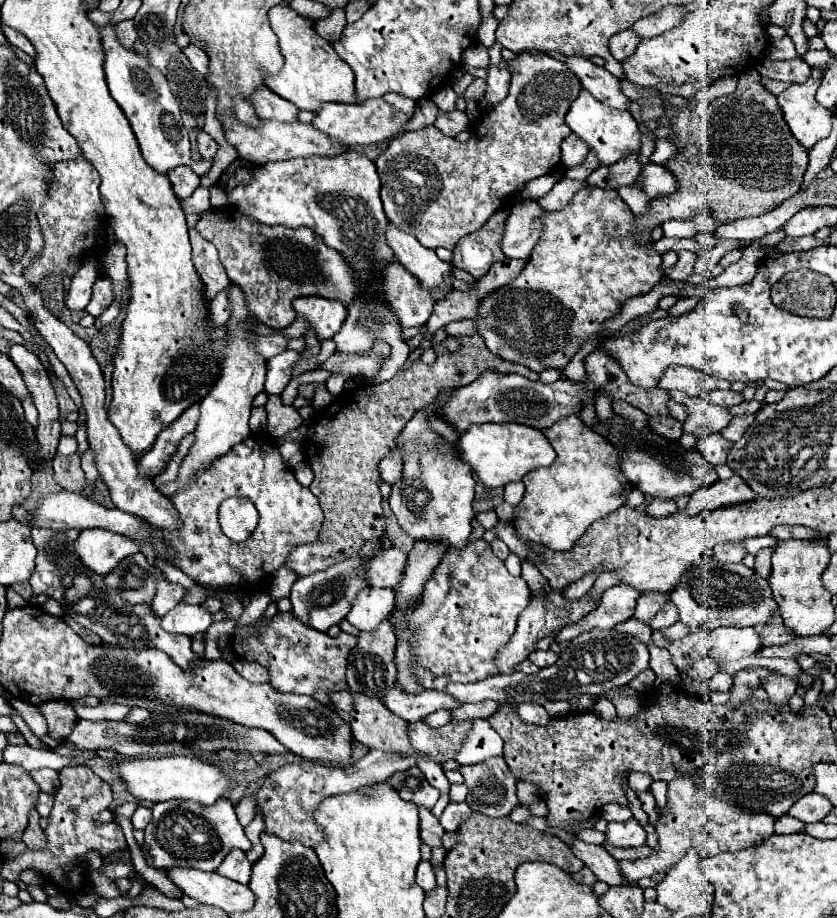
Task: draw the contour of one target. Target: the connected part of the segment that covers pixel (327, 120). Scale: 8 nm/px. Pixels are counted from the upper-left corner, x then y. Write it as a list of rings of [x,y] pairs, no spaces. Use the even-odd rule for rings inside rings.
[[[375,98],[375,100],[367,100],[363,104],[323,104],[313,118],[313,126],[327,134],[333,142],[339,142],[343,148],[355,148],[355,146],[369,146],[369,144],[377,144],[383,140],[389,140],[391,136],[395,136],[399,132],[399,128],[407,122],[409,118],[395,110],[393,106],[389,106],[383,98]]]

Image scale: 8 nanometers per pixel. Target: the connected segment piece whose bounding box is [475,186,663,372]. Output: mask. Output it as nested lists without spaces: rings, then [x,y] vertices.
[[[585,186],[563,210],[543,212],[541,224],[543,234],[533,246],[523,272],[515,282],[483,298],[479,316],[475,318],[477,334],[493,354],[523,364],[533,372],[543,372],[547,368],[563,370],[593,334],[603,332],[605,320],[615,318],[629,298],[647,294],[663,278],[661,256],[653,250],[653,244],[639,246],[633,242],[633,212],[619,198],[617,190]]]

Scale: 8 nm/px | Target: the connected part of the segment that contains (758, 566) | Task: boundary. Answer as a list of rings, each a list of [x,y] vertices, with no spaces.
[[[763,548],[759,550],[759,554],[755,556],[755,572],[763,578],[769,578],[771,572],[771,548]]]

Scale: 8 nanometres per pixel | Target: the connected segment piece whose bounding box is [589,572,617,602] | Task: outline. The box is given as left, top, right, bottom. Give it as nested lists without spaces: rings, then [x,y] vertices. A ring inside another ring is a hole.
[[[602,572],[596,579],[591,591],[589,592],[589,596],[593,601],[599,602],[603,592],[617,584],[615,576],[611,576],[611,574],[613,574],[613,572]]]

